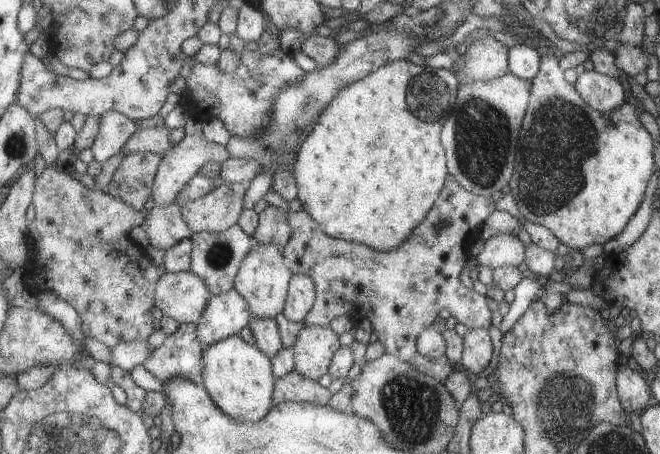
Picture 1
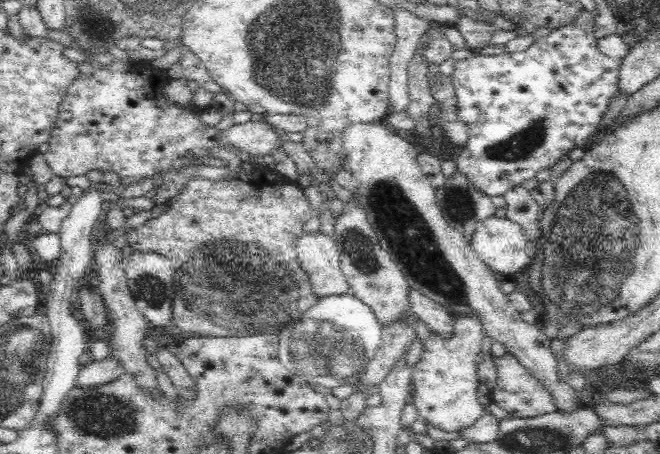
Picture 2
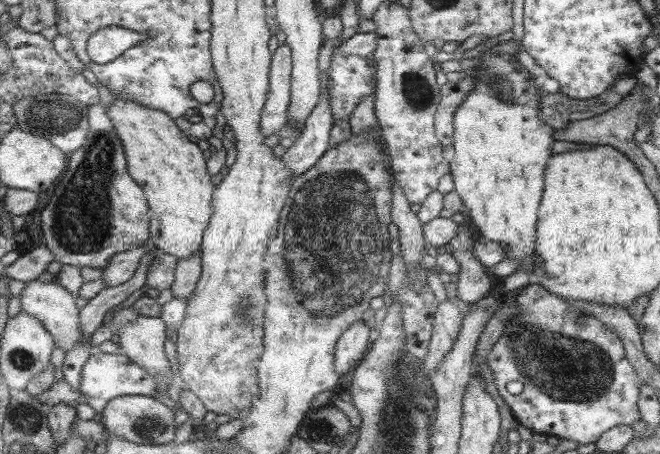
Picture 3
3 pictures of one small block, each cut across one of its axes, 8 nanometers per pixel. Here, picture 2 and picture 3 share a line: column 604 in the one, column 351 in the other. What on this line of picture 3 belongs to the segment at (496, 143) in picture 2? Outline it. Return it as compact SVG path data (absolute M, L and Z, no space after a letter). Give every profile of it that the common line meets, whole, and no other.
M333 52L330 60L327 74L327 92L329 92L329 110L331 110L332 120L345 120L349 122L353 110L357 108L357 102L361 102L361 98L371 96L376 89L376 78L373 74L376 70L374 66L368 64L368 59L360 56L353 56L348 54L345 56L342 52Z

